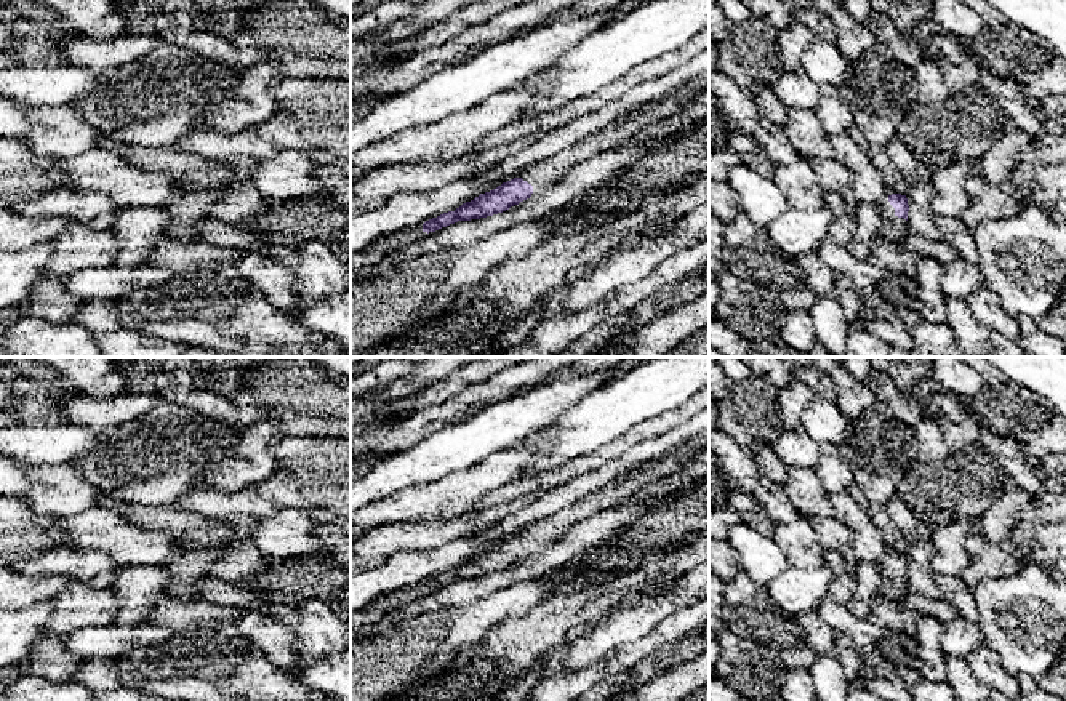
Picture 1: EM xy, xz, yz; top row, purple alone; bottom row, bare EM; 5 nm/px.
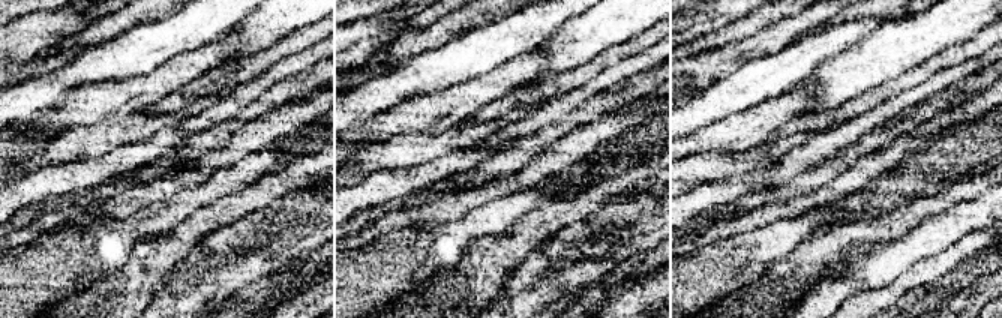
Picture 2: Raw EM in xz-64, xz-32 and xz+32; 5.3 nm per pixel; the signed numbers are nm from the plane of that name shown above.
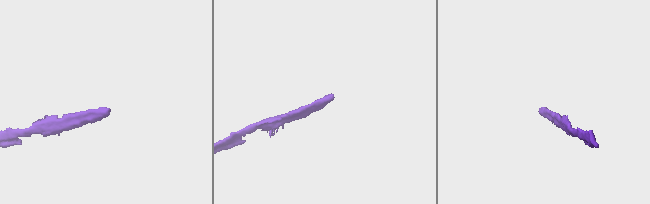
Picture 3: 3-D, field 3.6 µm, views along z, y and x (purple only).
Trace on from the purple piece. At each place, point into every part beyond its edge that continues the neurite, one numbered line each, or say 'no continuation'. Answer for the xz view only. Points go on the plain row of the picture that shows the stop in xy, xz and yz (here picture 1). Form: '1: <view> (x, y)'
1: xz (541, 533)

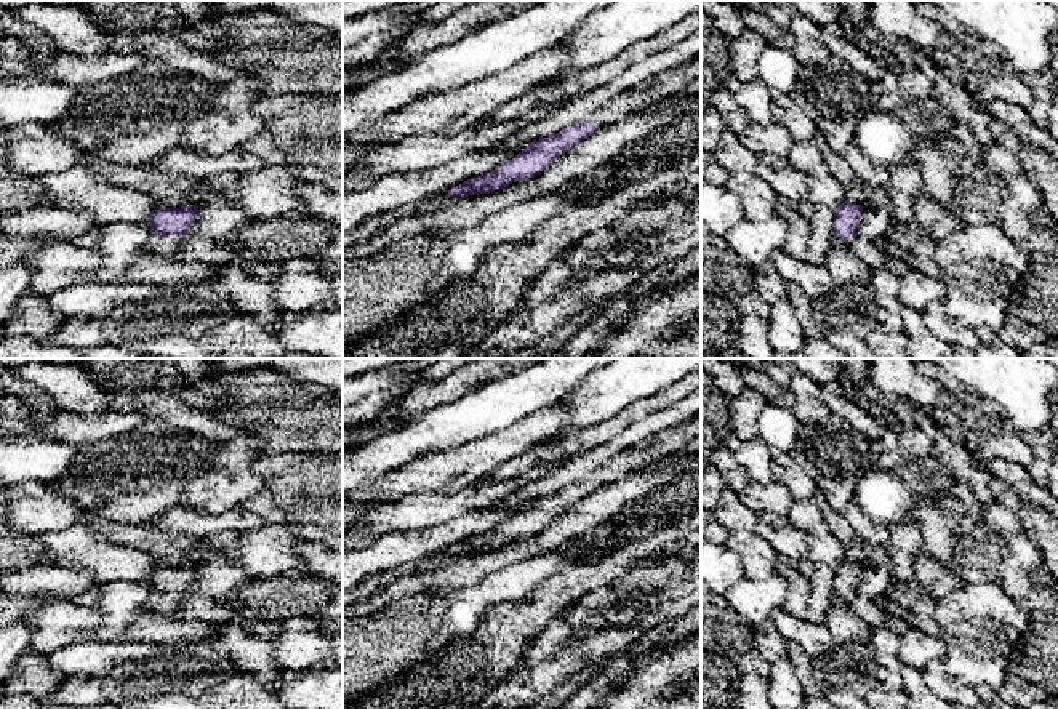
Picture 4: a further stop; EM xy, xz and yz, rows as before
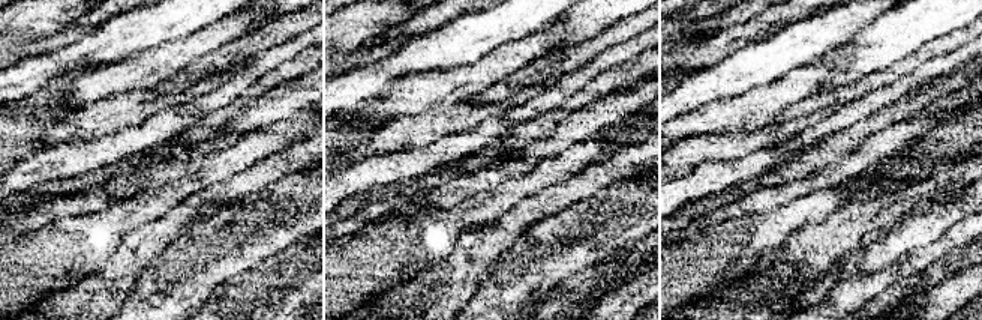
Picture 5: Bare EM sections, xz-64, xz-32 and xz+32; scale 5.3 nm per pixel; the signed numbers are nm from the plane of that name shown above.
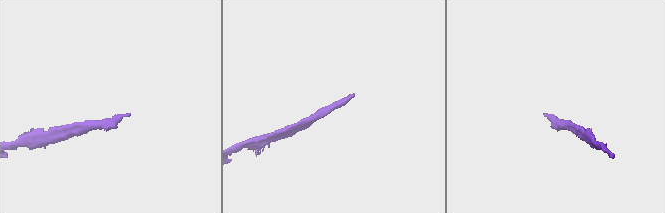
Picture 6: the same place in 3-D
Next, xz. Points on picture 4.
1: xz (668, 442)

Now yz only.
no continuation

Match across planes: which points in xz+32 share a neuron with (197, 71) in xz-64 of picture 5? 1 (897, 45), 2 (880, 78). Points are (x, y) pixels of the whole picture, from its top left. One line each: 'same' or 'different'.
1: different
2: same

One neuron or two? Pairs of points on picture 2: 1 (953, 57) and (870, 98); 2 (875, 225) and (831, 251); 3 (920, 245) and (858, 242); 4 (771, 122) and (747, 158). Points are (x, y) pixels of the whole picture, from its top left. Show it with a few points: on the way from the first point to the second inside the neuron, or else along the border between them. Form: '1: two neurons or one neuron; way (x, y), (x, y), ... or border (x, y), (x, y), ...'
1: one neuron; way (932, 66), (891, 87)
2: one neuron; way (864, 233), (846, 236), (842, 240)
3: two neurons; border (873, 245), (845, 266)
4: two neurons; border (767, 141), (743, 150), (726, 150), (722, 153)

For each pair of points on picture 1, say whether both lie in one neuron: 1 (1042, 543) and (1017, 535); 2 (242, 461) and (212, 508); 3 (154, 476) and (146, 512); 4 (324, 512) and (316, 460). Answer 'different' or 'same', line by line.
1: same
2: different
3: different
4: same

